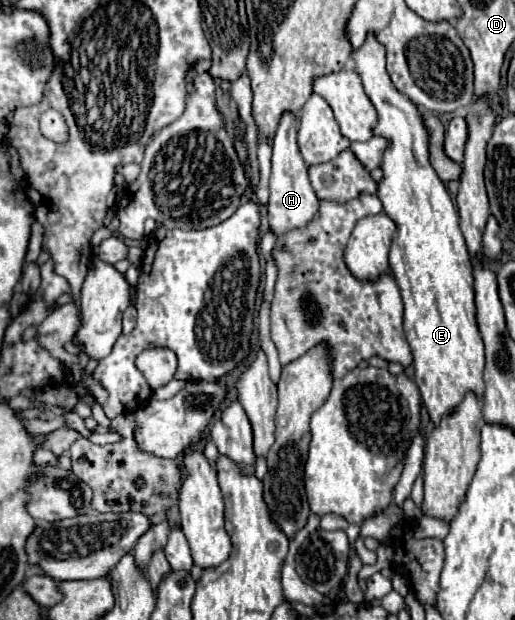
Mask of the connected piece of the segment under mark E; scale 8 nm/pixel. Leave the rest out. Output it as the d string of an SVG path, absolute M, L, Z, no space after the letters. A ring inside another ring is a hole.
M369 34L363 46L355 48L351 56L365 94L379 116L373 132L389 140L383 154L383 180L379 182L377 196L383 202L385 214L397 226L389 266L403 298L403 326L413 352L415 382L437 426L469 390L483 398L483 340L475 322L471 258L459 230L459 214L453 200L429 164L429 130L423 114L393 86L385 70L383 44Z

